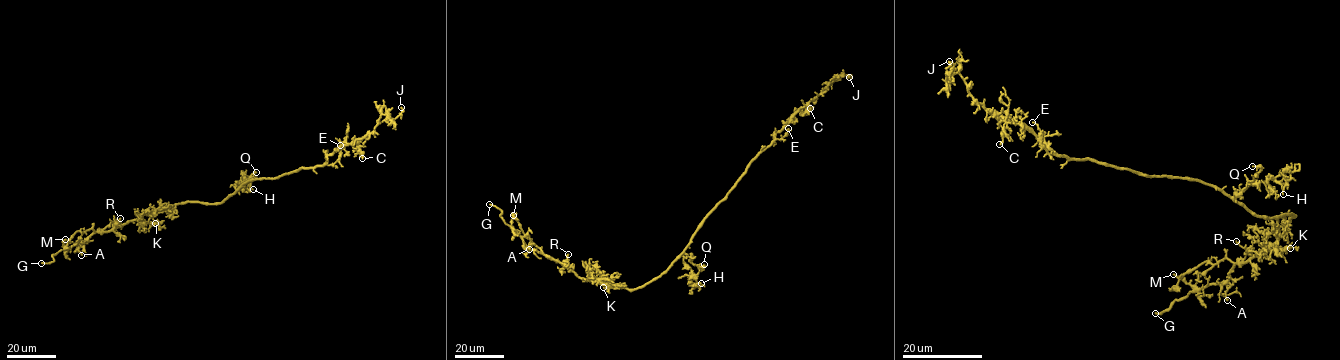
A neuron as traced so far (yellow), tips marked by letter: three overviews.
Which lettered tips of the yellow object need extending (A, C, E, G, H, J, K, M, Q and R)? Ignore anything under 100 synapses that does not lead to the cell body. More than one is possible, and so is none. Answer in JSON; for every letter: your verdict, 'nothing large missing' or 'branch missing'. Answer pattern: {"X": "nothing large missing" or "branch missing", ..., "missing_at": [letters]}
{"A": "nothing large missing", "C": "nothing large missing", "E": "nothing large missing", "G": "branch missing", "H": "nothing large missing", "J": "nothing large missing", "K": "nothing large missing", "M": "nothing large missing", "Q": "nothing large missing", "R": "nothing large missing", "missing_at": ["G"]}

